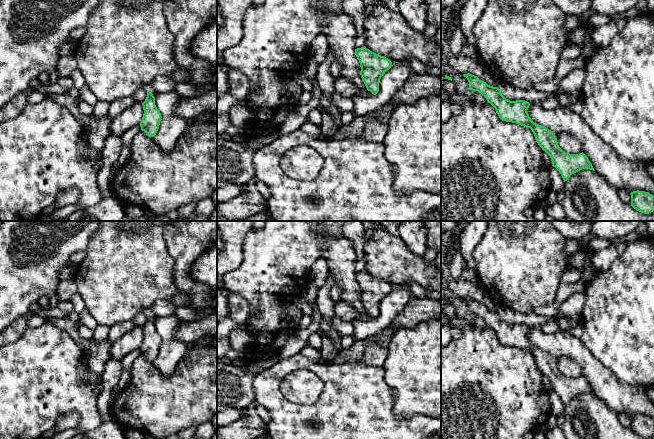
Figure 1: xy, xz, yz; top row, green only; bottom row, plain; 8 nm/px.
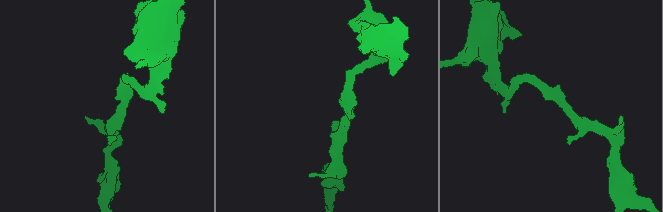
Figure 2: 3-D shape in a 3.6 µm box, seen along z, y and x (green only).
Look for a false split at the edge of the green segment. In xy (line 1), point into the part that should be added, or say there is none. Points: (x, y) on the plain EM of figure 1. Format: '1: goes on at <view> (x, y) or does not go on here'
1: does not go on here

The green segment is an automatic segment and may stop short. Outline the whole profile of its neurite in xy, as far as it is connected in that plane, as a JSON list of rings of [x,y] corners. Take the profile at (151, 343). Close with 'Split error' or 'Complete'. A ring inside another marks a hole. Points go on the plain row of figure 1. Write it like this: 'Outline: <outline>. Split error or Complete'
Outline: [[[147,315],[147,321],[142,327],[144,338],[140,346],[141,354],[149,361],[154,361],[159,353],[161,337],[155,329],[155,321],[152,315]]]. Complete

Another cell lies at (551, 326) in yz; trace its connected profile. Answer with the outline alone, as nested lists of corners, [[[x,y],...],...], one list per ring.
[[[555,318],[549,319],[546,323],[540,326],[540,329],[545,334],[553,334],[559,331],[559,327]]]

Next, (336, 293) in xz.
[[[335,285],[330,291],[330,297],[331,297],[331,299],[333,300],[334,303],[341,301],[342,290],[340,289],[340,287]]]

